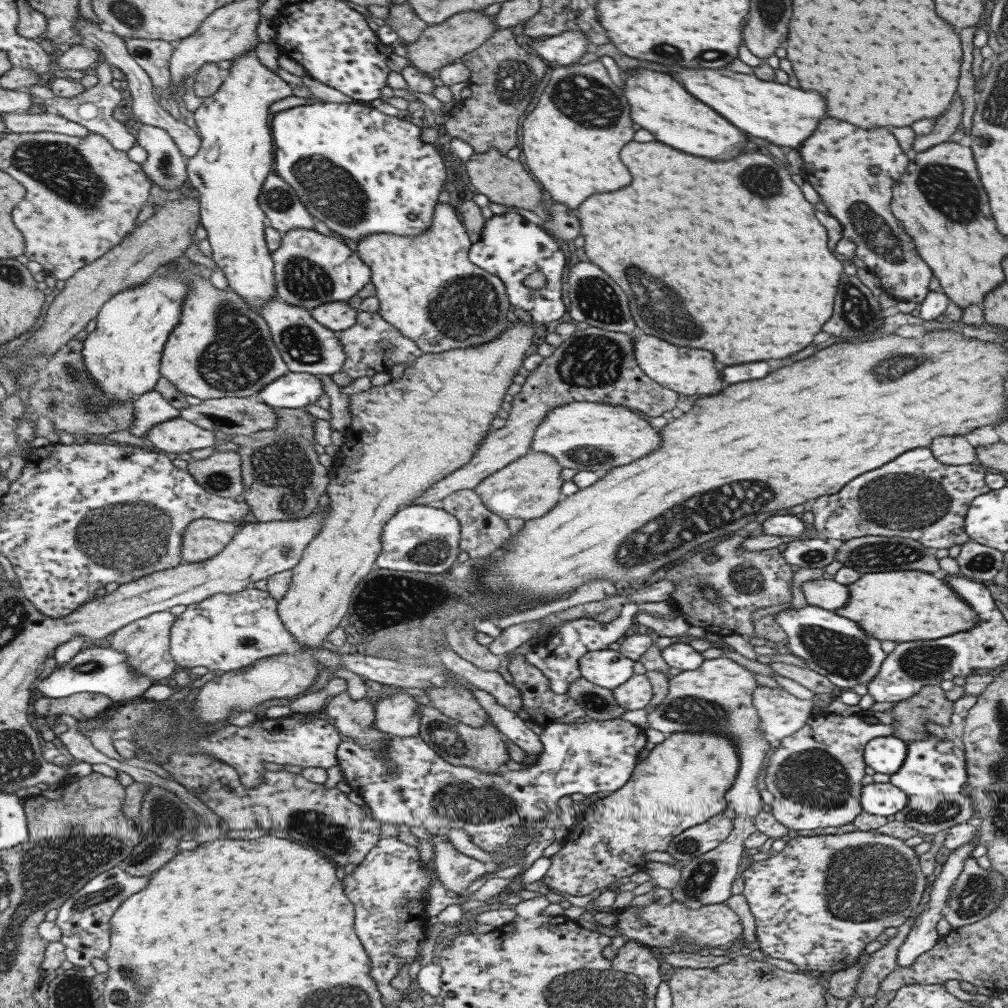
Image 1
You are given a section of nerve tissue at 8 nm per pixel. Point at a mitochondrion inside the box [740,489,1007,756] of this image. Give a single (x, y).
(844, 656)

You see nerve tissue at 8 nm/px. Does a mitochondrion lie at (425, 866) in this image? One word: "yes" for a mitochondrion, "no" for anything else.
no

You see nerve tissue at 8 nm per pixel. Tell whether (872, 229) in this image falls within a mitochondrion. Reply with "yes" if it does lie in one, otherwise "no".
yes

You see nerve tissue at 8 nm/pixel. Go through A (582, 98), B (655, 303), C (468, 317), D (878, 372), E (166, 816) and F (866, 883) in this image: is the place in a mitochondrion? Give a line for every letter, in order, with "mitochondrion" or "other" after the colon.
A: mitochondrion
B: mitochondrion
C: mitochondrion
D: mitochondrion
E: mitochondrion
F: mitochondrion

